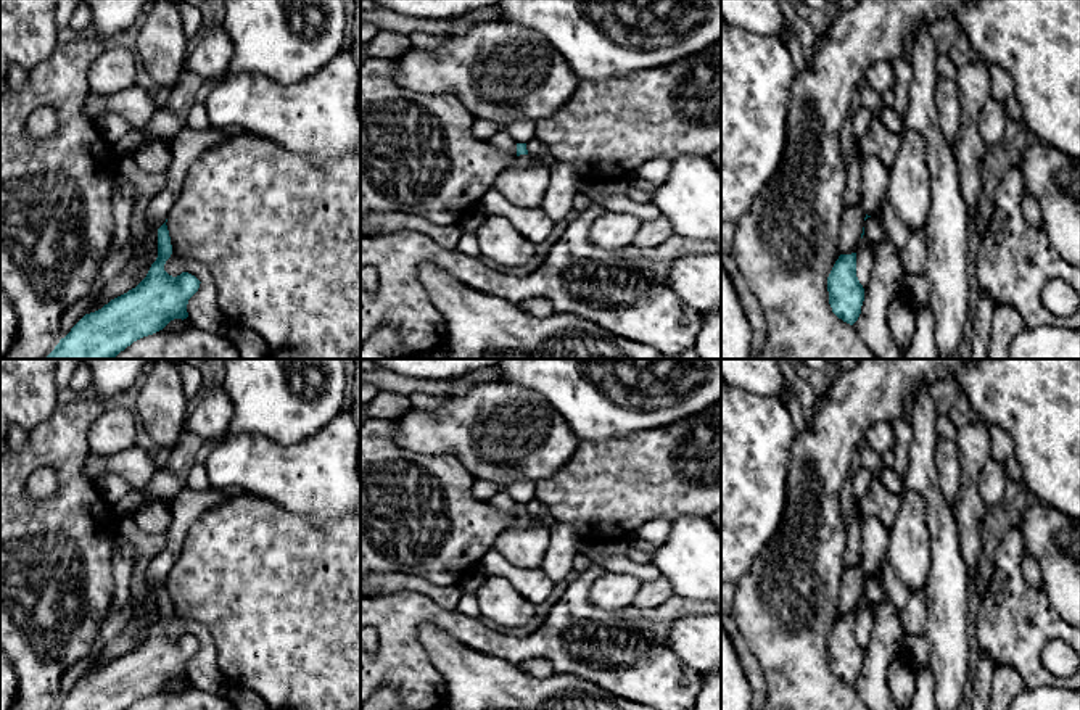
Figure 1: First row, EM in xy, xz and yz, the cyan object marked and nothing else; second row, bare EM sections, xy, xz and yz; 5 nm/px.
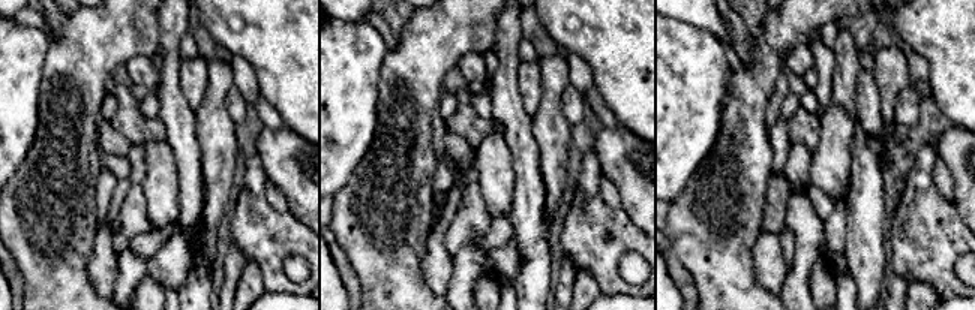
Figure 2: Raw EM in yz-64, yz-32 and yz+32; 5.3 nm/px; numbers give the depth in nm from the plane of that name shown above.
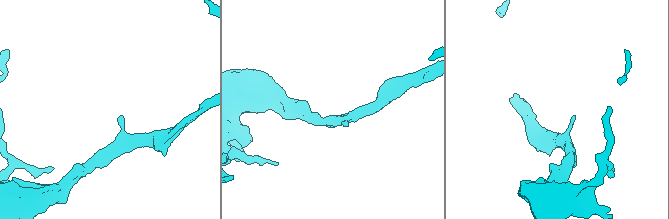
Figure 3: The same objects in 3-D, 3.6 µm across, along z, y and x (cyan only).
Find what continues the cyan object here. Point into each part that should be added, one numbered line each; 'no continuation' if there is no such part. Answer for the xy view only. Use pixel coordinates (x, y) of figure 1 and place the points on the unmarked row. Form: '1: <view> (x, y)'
no continuation

